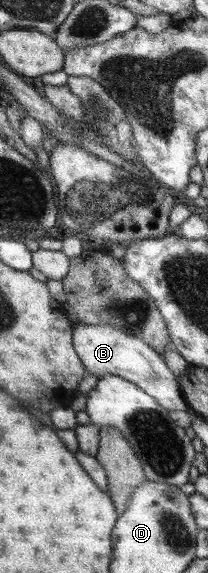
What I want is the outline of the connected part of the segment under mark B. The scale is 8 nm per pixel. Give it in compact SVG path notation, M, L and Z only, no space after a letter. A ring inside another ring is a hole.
M102 323L102 325L76 325L74 329L74 349L83 360L89 374L101 378L106 374L123 376L143 388L168 411L188 411L188 402L184 399L176 376L166 364L162 354L154 351L144 339L124 333L122 329Z

